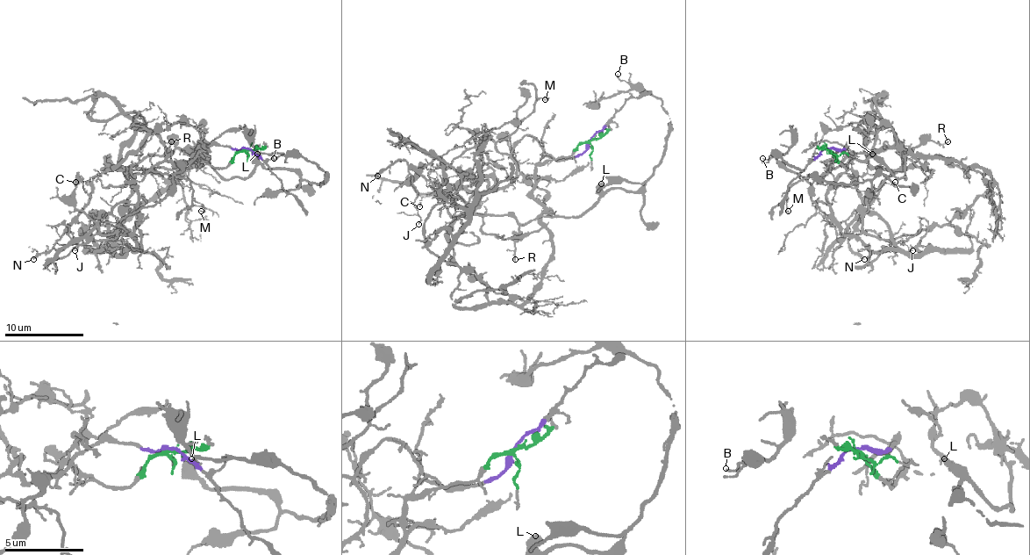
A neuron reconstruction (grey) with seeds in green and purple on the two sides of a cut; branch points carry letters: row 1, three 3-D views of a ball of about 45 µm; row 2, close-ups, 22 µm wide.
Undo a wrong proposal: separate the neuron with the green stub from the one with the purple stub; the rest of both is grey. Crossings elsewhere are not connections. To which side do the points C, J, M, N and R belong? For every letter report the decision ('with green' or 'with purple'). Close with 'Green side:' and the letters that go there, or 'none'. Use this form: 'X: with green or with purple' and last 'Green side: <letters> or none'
C: with purple
J: with purple
M: with purple
N: with purple
R: with purple
Green side: none

